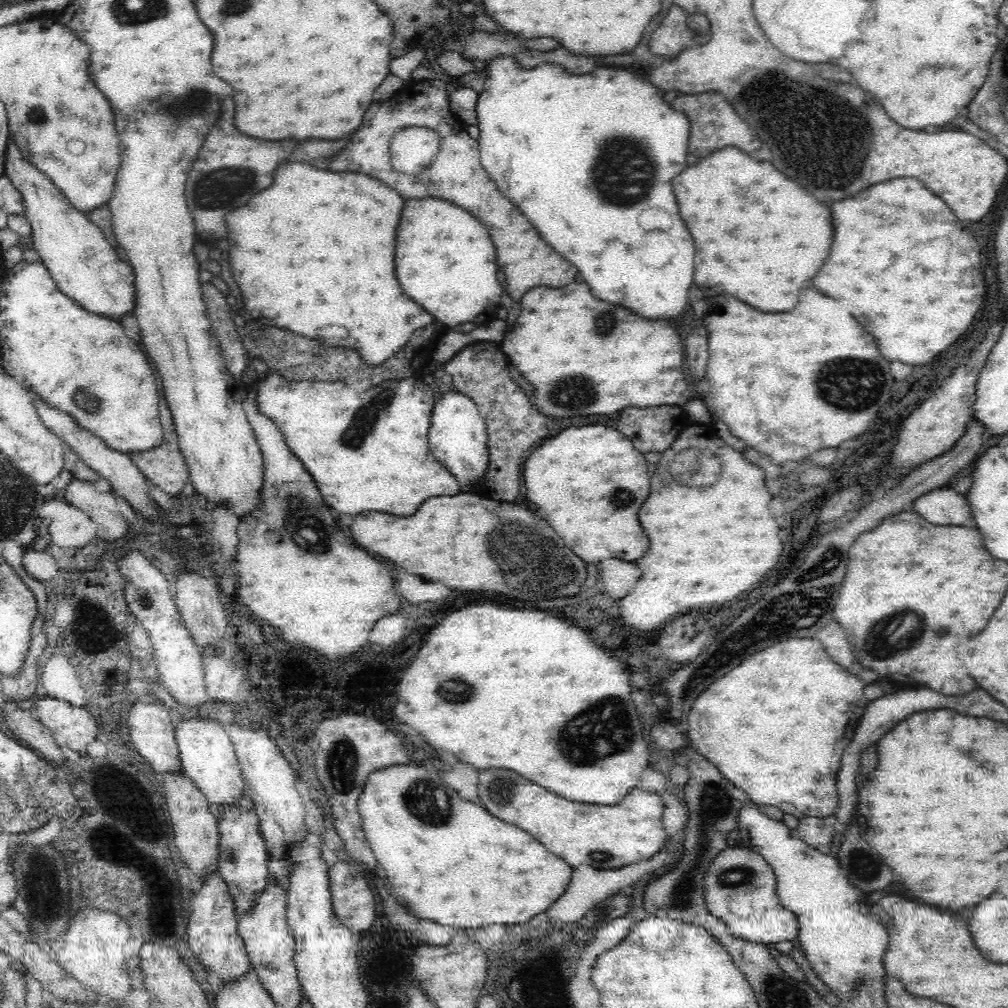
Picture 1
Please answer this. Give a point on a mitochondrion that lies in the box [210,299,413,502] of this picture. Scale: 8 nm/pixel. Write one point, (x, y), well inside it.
(358, 431)

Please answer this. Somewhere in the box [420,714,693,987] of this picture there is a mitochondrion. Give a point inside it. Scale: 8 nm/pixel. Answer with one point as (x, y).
(501, 790)

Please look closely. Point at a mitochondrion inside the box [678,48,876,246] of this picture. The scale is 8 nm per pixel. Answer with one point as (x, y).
(754, 96)

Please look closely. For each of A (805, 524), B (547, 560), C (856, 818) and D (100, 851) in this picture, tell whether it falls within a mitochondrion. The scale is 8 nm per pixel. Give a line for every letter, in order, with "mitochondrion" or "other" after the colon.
A: other
B: mitochondrion
C: other
D: other

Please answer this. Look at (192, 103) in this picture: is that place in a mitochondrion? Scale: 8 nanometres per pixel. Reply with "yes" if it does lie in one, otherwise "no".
yes

